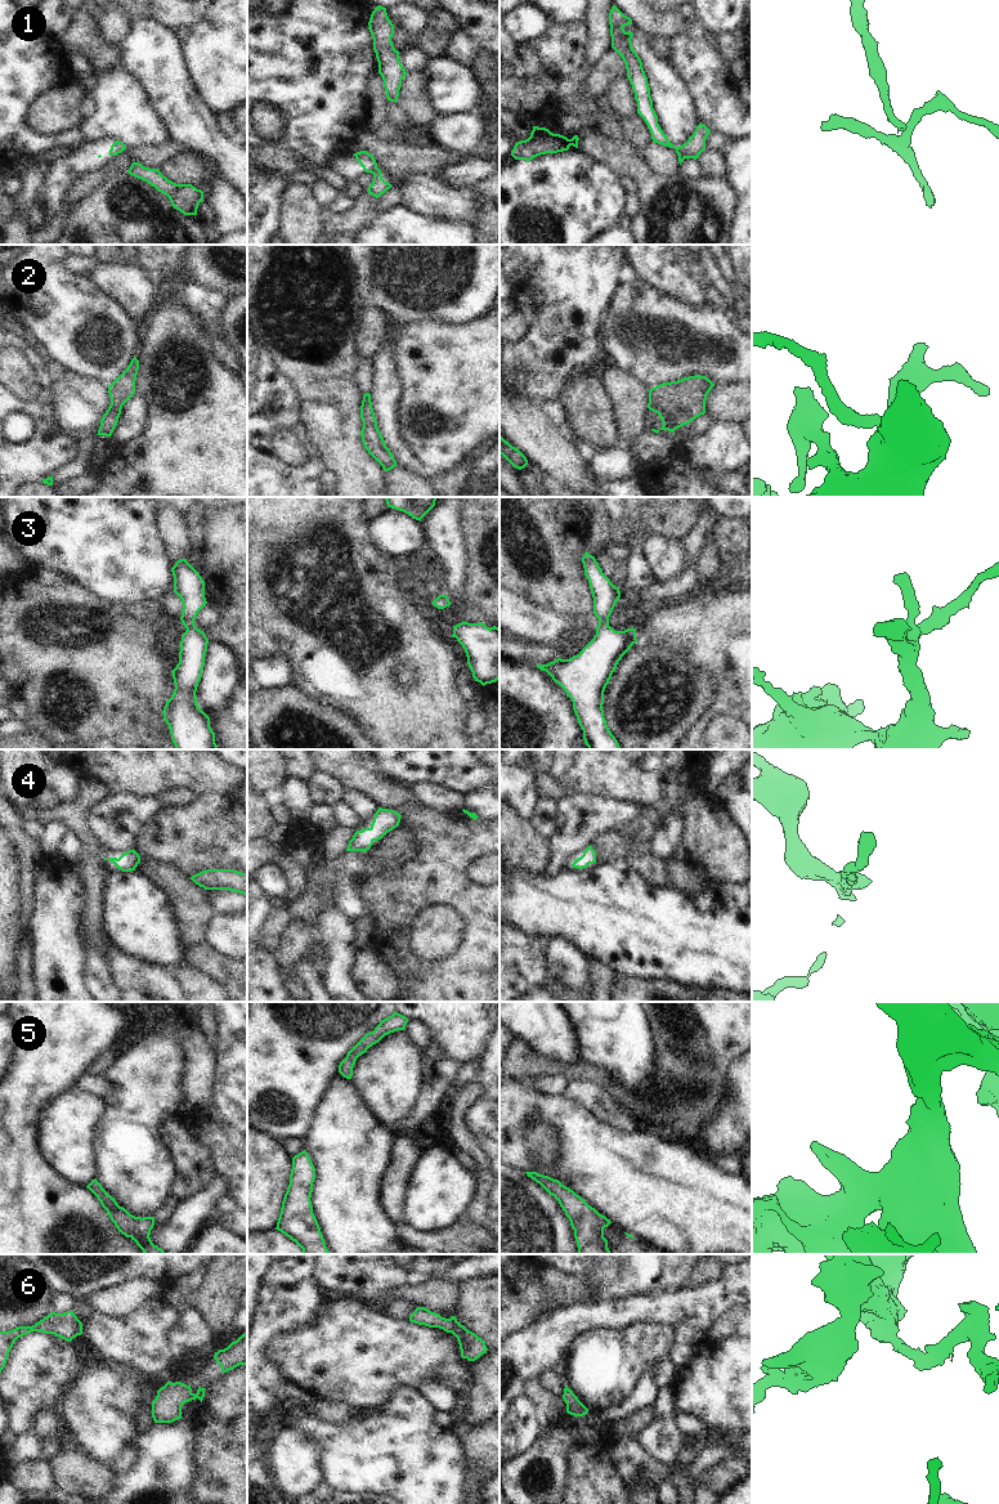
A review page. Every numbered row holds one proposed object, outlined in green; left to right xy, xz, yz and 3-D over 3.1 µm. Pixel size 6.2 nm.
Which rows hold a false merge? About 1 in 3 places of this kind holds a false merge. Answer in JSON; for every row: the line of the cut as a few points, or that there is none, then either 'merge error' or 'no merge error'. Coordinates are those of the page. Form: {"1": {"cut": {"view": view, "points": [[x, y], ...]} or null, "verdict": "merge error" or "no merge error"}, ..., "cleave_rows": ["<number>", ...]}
{"1": {"cut": {"view": "xz", "points": [[377, 168], [371, 173]]}, "verdict": "merge error"}, "2": {"cut": null, "verdict": "no merge error"}, "3": {"cut": null, "verdict": "no merge error"}, "4": {"cut": null, "verdict": "no merge error"}, "5": {"cut": null, "verdict": "no merge error"}, "6": {"cut": null, "verdict": "no merge error"}, "cleave_rows": ["1"]}

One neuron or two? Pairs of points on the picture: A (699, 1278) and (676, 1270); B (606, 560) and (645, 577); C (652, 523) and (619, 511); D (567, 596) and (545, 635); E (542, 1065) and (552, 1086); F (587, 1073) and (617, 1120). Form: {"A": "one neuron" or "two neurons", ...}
{"A": "two neurons", "B": "two neurons", "C": "two neurons", "D": "two neurons", "E": "two neurons", "F": "two neurons"}

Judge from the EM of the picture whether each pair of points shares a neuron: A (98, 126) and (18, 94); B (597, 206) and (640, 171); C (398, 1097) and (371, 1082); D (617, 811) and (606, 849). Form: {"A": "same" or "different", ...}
{"A": "different", "B": "different", "C": "same", "D": "different"}

